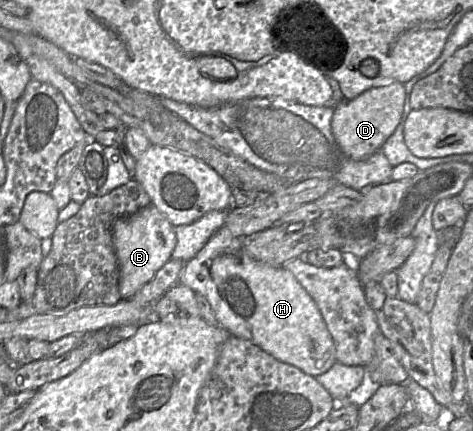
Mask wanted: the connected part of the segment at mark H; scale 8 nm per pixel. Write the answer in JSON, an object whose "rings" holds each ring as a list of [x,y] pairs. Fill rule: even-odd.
{"rings":[[[221,227],[215,234],[211,236],[205,246],[195,255],[195,257],[186,262],[179,282],[191,288],[195,293],[201,294],[209,301],[219,325],[225,328],[232,336],[252,342],[273,356],[275,359],[296,367],[312,377],[317,377],[324,374],[335,363],[337,363],[334,340],[327,328],[320,310],[318,309],[312,297],[301,286],[295,276],[285,268],[285,266],[273,266],[250,258],[244,251],[242,238],[234,236],[227,227]]]}

